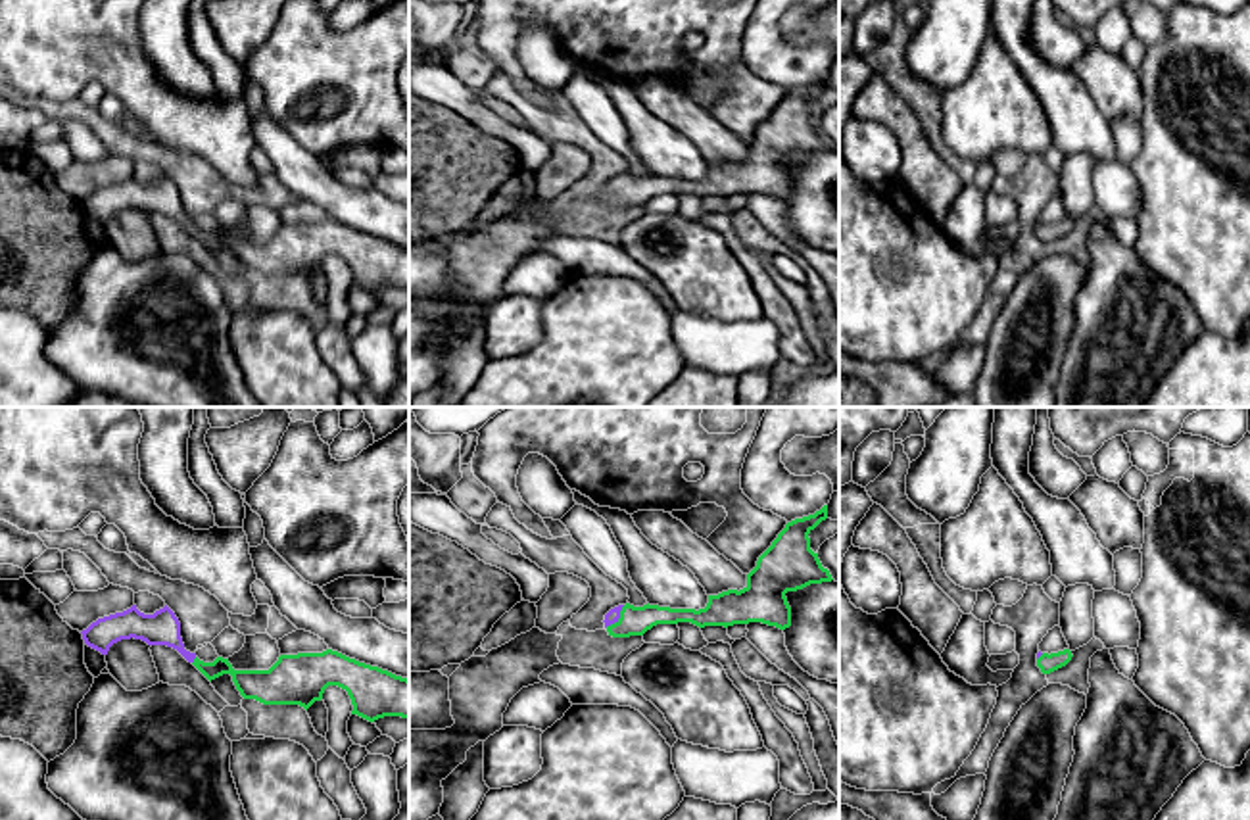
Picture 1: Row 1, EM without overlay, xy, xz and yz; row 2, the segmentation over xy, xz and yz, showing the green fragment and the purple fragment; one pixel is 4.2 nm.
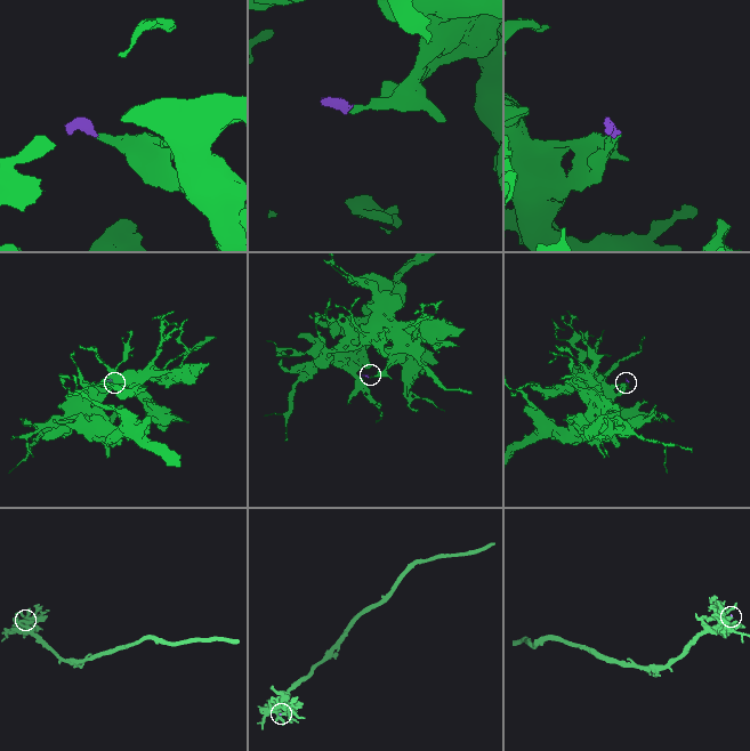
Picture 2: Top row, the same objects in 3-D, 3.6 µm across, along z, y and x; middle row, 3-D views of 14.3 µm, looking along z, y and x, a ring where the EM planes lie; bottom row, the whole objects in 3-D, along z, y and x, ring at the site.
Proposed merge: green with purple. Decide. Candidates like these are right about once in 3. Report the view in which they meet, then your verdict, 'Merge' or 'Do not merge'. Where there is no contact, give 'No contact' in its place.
Touches green in xz. Merge

